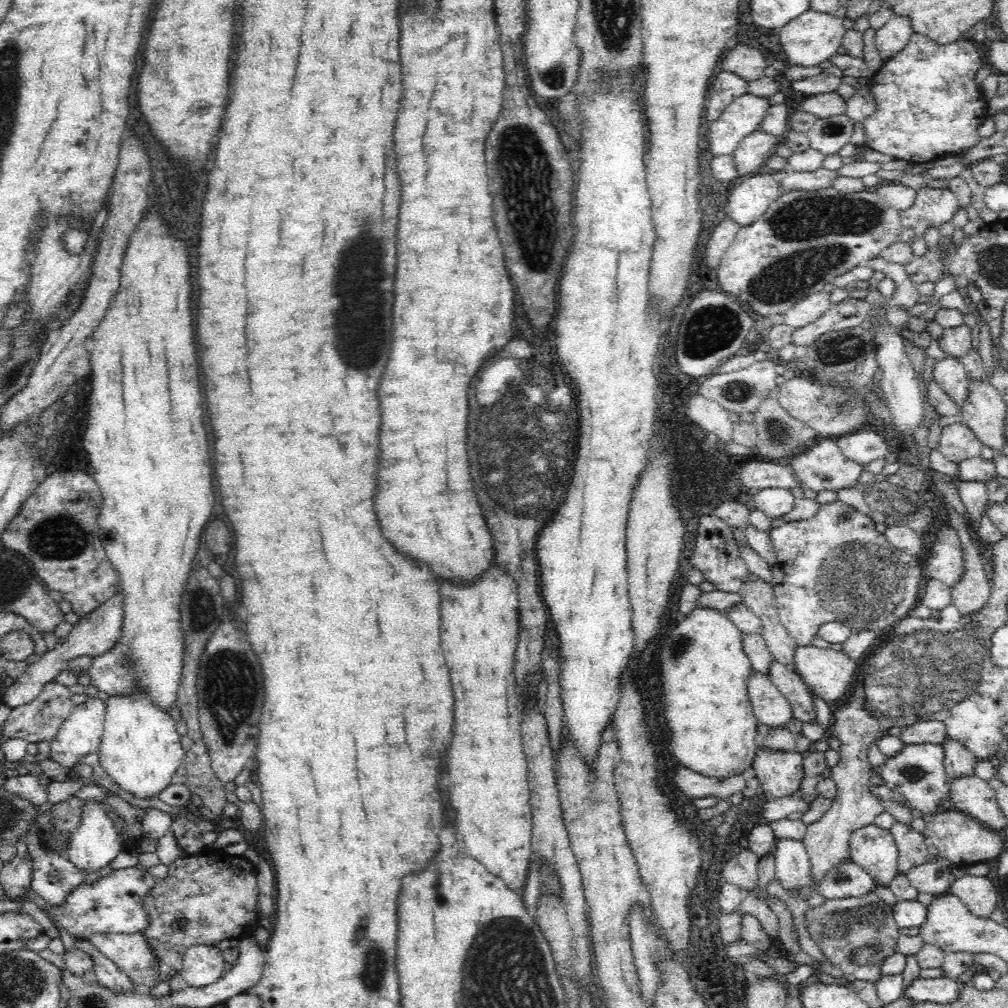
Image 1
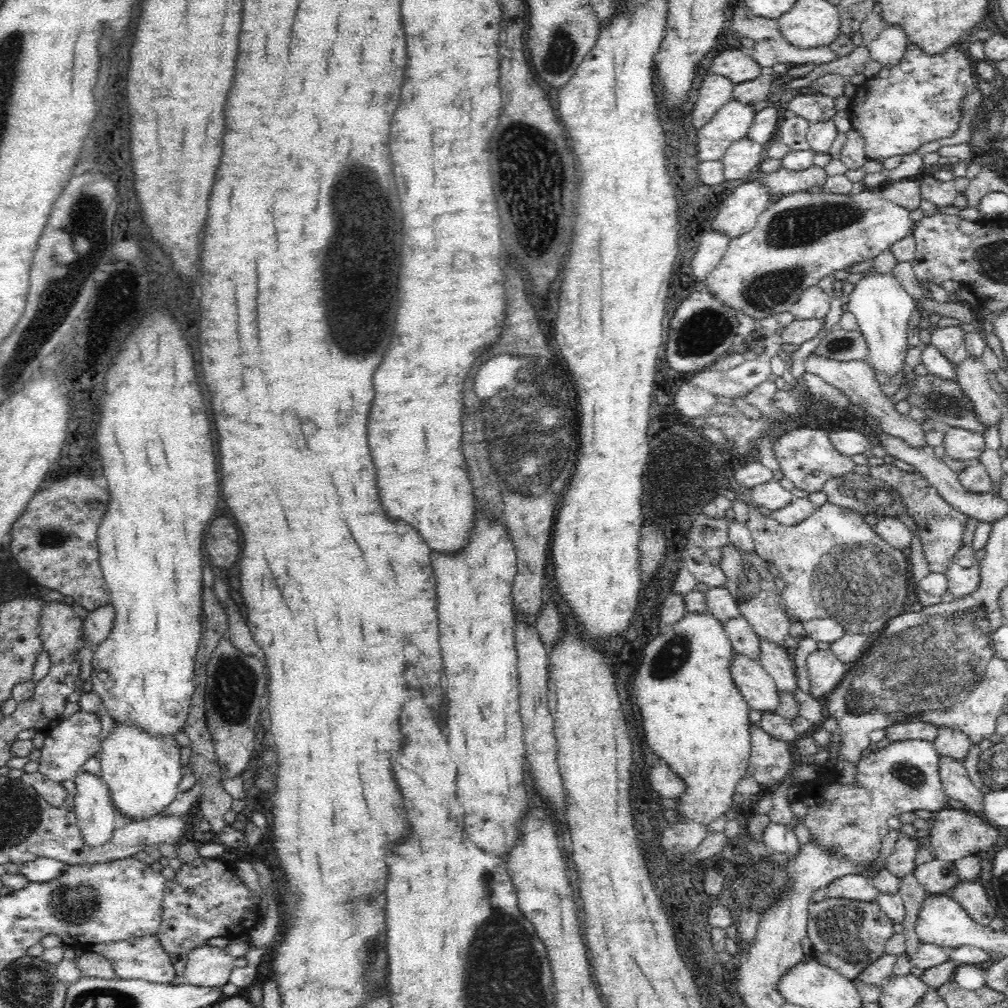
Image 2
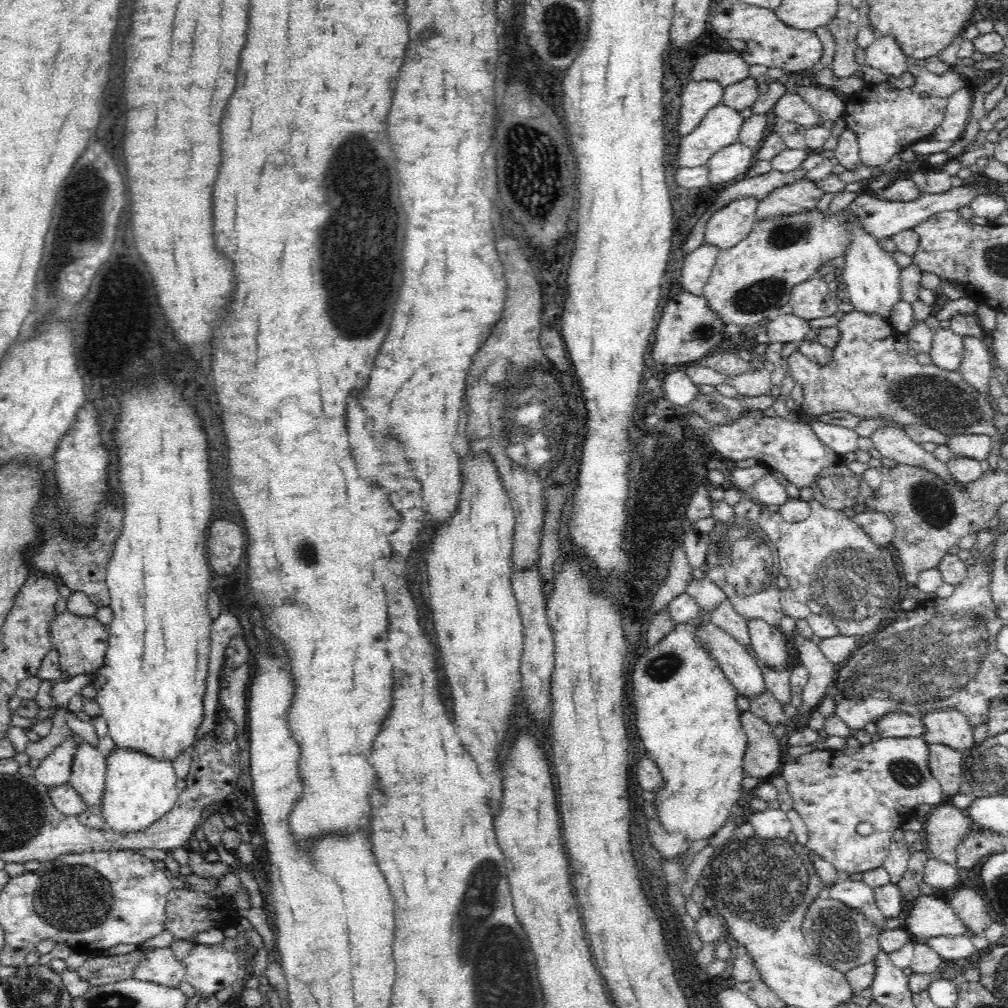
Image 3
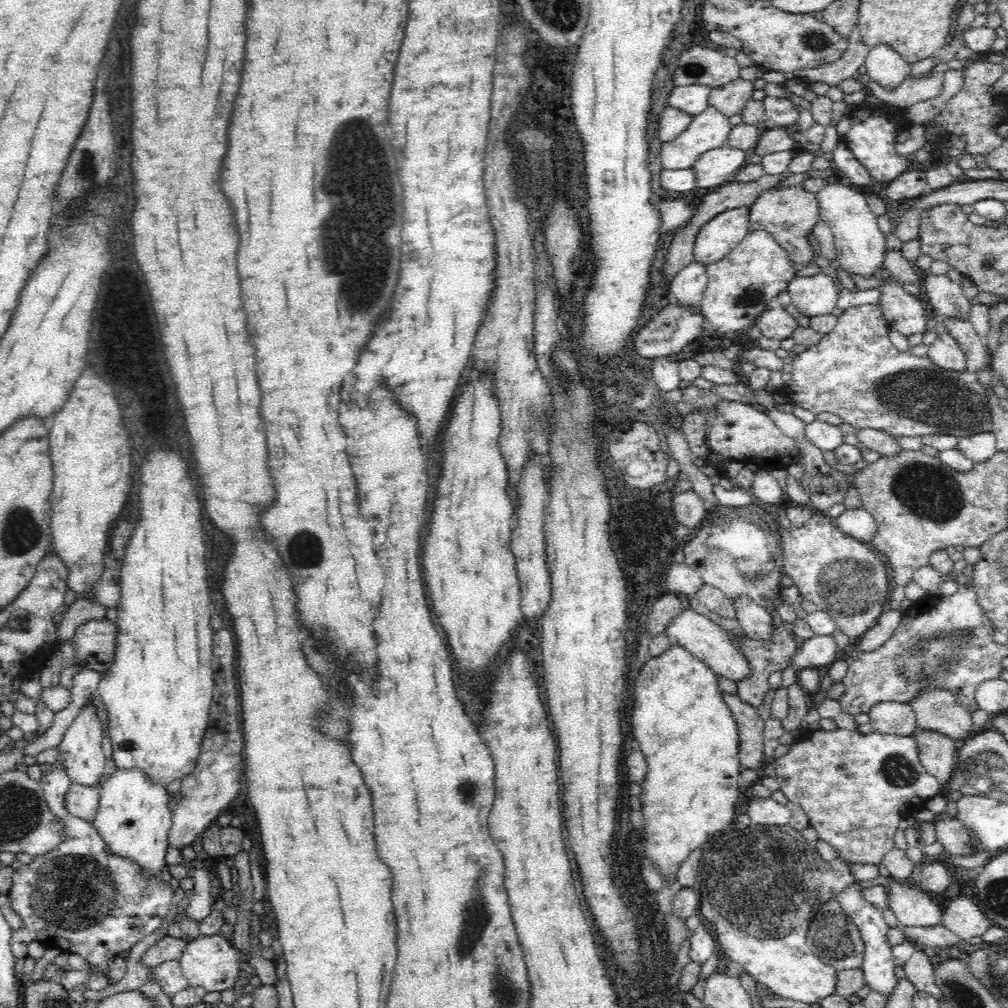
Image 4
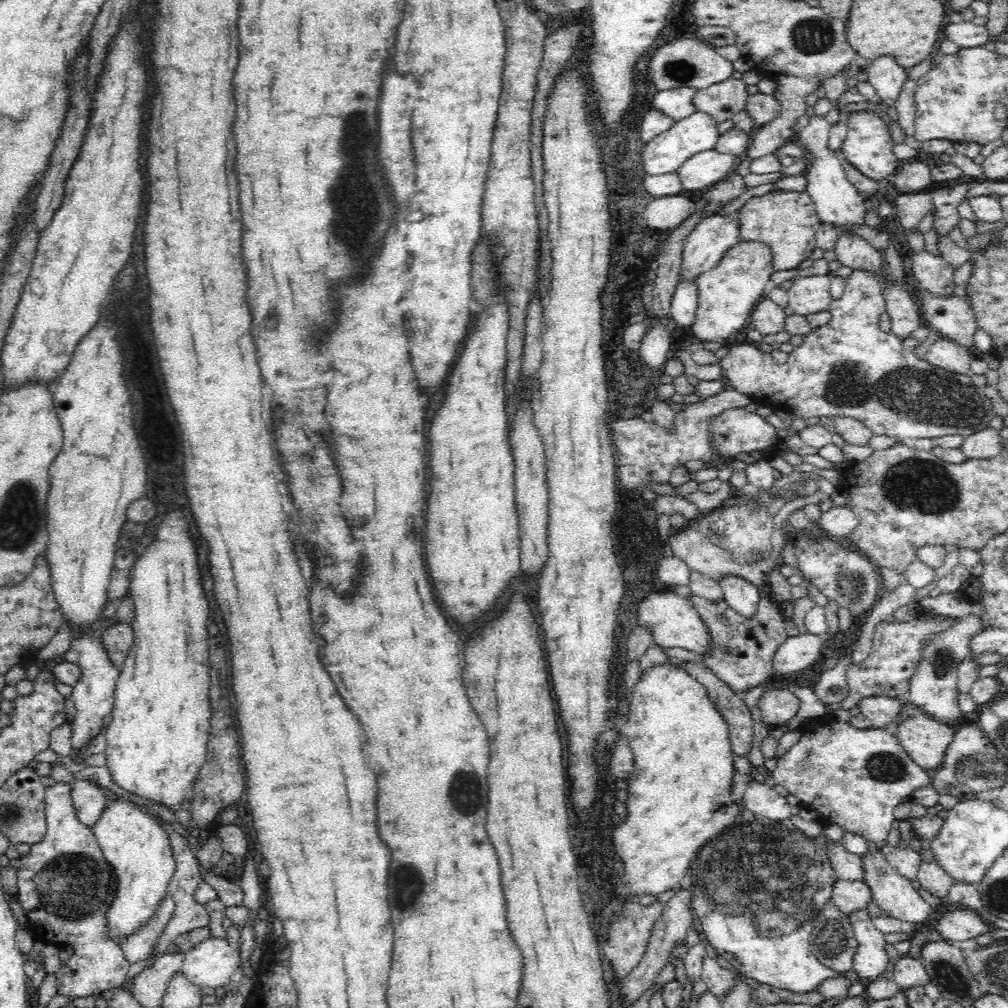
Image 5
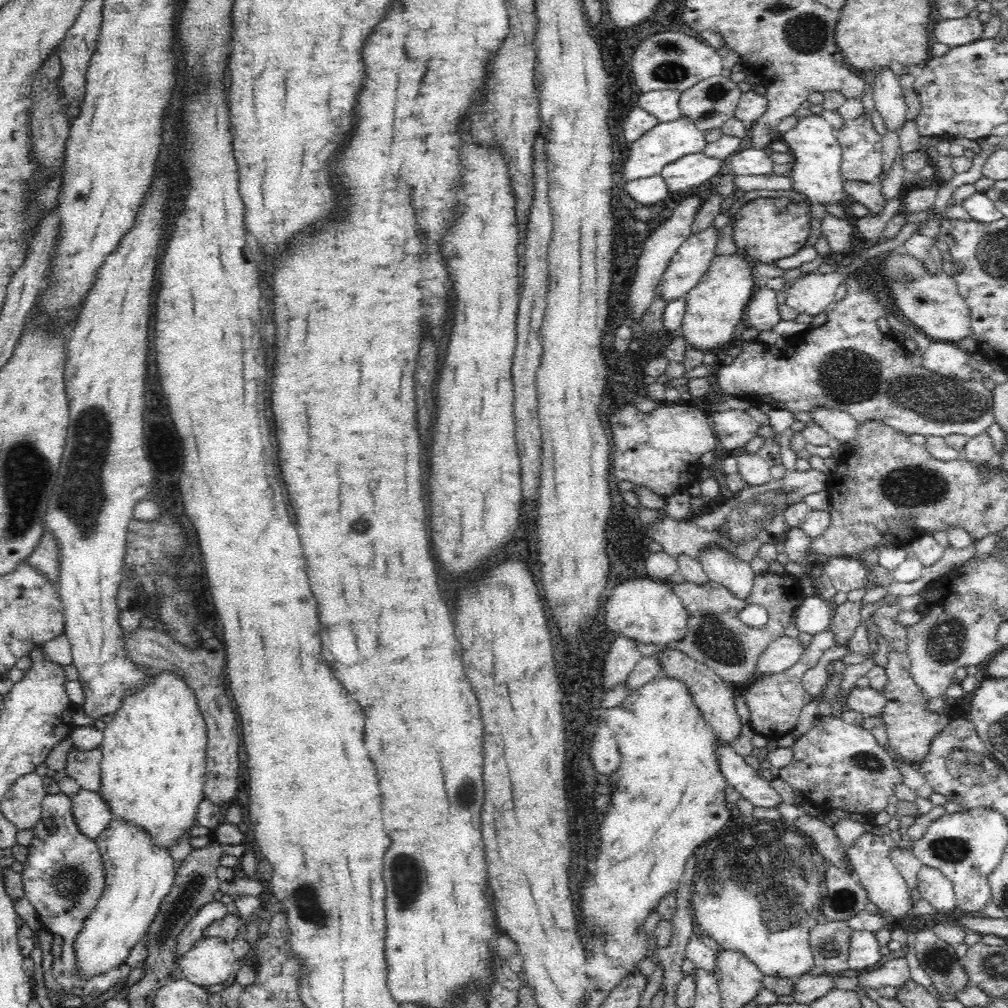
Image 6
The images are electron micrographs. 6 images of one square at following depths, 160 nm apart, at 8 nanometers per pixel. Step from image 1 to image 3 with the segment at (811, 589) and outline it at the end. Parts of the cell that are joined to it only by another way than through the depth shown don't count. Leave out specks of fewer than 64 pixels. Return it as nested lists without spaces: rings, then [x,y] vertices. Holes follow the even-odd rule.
[[[746,497],[741,498],[738,504],[731,506],[735,515],[752,529],[759,531],[770,545],[777,551],[780,560],[781,574],[788,579],[790,593],[795,601],[810,610],[811,614],[818,614],[833,620],[839,627],[842,636],[859,638],[885,625],[899,611],[904,604],[909,604],[904,596],[906,585],[904,575],[901,574],[900,558],[897,551],[888,545],[880,546],[872,542],[868,532],[859,526],[852,514],[844,514],[842,510],[832,510],[825,507],[817,500],[810,502],[811,513],[802,522],[786,522],[782,515],[769,510],[767,505],[755,503]]]

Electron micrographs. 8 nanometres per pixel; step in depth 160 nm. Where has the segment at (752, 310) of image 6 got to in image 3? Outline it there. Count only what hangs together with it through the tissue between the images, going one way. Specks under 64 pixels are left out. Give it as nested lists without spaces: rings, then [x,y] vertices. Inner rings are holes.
[[[794,313],[780,314],[775,320],[766,320],[767,335],[770,343],[800,344],[808,336],[811,326],[808,321]]]

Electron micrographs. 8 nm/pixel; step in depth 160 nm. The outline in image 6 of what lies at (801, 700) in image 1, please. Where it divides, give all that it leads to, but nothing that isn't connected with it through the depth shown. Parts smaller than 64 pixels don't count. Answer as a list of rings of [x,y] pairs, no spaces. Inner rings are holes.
[[[708,549],[698,561],[708,579],[716,585],[724,586],[738,601],[751,597],[756,578],[750,565],[720,549]]]

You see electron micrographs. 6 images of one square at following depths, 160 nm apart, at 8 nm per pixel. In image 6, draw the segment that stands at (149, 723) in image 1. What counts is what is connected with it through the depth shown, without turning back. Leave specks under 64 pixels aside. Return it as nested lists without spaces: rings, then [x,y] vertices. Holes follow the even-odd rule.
[[[112,820],[97,835],[105,867],[103,893],[85,921],[74,944],[76,963],[84,975],[94,975],[126,962],[132,948],[146,934],[163,898],[175,884],[176,865],[169,849],[154,843],[146,827],[126,820]]]

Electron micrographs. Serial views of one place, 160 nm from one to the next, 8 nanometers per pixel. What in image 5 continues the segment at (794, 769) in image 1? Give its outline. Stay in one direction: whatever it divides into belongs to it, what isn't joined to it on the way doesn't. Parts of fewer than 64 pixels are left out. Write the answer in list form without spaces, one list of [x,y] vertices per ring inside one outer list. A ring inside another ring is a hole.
[[[678,662],[707,688],[707,694],[718,707],[719,713],[726,718],[730,731],[732,752],[736,756],[746,757],[751,748],[754,721],[744,703],[743,696],[730,689],[720,678],[714,675],[704,663]]]

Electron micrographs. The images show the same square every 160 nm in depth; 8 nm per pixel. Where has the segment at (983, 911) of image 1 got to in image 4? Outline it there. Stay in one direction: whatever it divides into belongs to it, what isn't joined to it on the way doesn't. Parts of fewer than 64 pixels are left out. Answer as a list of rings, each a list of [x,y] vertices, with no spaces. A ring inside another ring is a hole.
[[[956,897],[942,911],[944,928],[962,941],[968,942],[974,936],[981,936],[994,924],[970,897]]]

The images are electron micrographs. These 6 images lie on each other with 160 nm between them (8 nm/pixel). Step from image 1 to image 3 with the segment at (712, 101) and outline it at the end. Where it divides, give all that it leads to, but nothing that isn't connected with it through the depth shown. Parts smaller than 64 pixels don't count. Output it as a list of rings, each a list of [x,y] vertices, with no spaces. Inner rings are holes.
[[[690,80],[686,84],[686,88],[682,90],[682,108],[680,108],[680,120],[678,120],[678,128],[676,133],[678,136],[684,137],[691,134],[702,120],[704,116],[708,114],[710,109],[714,109],[718,104],[722,103],[724,96],[724,87],[720,87],[720,84],[715,81],[694,81]]]

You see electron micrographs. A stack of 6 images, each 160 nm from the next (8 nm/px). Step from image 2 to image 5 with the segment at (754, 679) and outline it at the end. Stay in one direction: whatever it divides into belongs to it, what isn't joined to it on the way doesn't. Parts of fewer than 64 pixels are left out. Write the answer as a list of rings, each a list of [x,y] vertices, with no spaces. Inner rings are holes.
[[[674,590],[652,592],[636,606],[636,624],[651,630],[655,644],[664,648],[684,648],[701,654],[712,652],[712,635],[704,620],[691,606],[688,599],[674,593]]]

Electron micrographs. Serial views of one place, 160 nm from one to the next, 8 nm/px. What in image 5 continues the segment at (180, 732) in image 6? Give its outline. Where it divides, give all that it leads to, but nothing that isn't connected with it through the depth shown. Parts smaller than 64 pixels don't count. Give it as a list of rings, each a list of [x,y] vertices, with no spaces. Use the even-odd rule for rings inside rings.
[[[172,508],[164,518],[162,524],[156,530],[156,538],[154,542],[148,546],[148,550],[142,550],[140,556],[134,560],[132,572],[130,572],[130,580],[128,584],[128,597],[134,600],[136,616],[131,622],[129,628],[132,628],[133,642],[129,648],[128,654],[125,656],[124,662],[121,664],[120,675],[117,676],[116,686],[113,688],[113,709],[112,721],[106,727],[106,748],[103,752],[106,755],[106,766],[112,775],[112,780],[122,790],[131,791],[132,794],[142,795],[148,798],[150,802],[158,802],[168,808],[171,813],[175,813],[180,808],[185,808],[189,802],[189,794],[191,784],[196,778],[196,774],[200,772],[202,764],[204,764],[205,755],[208,752],[209,731],[211,730],[211,665],[209,662],[209,636],[208,626],[208,600],[202,588],[202,576],[200,576],[200,568],[198,568],[198,556],[196,556],[196,548],[192,538],[188,536],[188,522],[184,520],[182,510]]]

